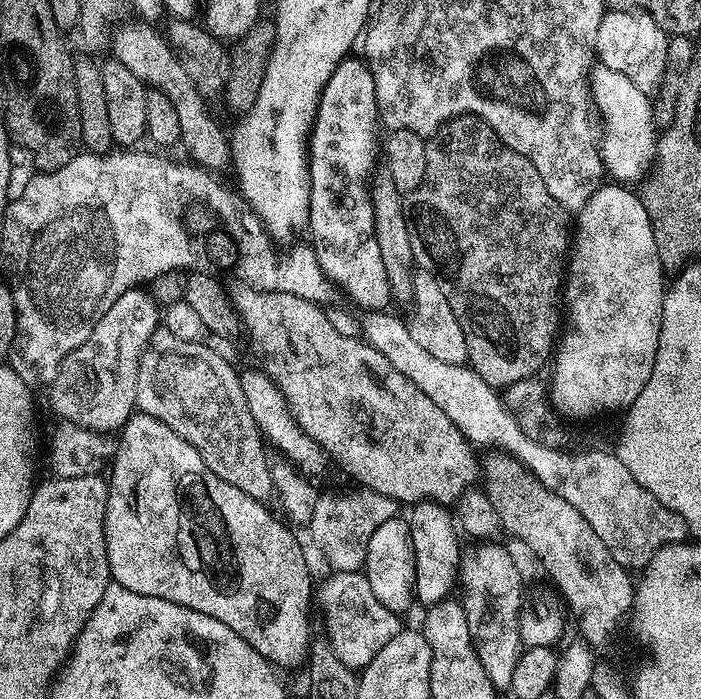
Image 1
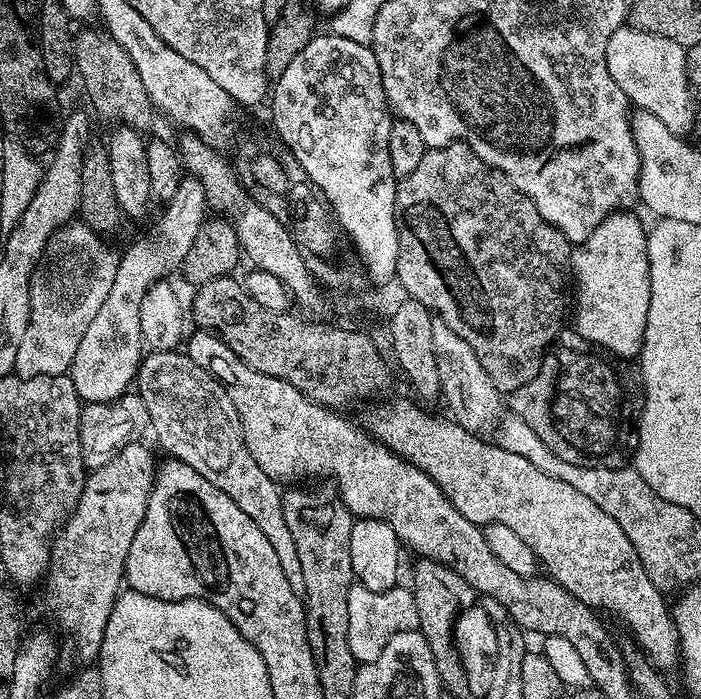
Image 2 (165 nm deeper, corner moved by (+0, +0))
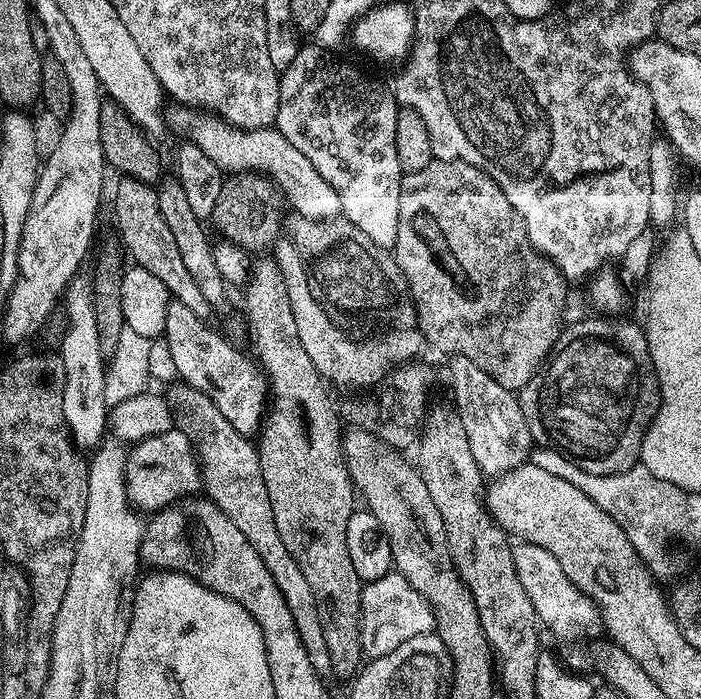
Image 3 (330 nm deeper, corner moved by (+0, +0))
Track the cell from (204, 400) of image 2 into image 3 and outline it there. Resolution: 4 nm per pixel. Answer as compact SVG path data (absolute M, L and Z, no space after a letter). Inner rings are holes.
M183 382L177 383L177 385L177 388L166 392L166 399L172 405L174 418L180 431L192 439L201 460L202 480L206 488L209 488L207 495L213 504L217 504L226 513L230 522L234 522L234 526L238 526L238 530L242 530L242 534L246 534L246 542L250 542L250 546L254 546L254 550L258 550L258 558L262 558L262 562L266 562L266 570L270 570L270 578L274 578L278 590L282 590L282 598L286 598L286 606L290 606L290 615L294 618L298 638L302 638L302 646L306 646L306 655L310 658L314 670L318 670L320 676L331 677L334 669L330 649L326 646L326 633L322 631L322 618L318 618L318 606L314 602L313 592L310 591L310 582L306 582L306 577L303 576L298 562L294 562L290 550L286 550L286 542L282 542L282 534L278 534L278 526L274 522L274 510L270 506L270 494L266 494L266 482L262 478L262 466L257 445L249 437L238 434L238 430L234 430L234 426L230 426L230 422L226 422L226 418L222 418L222 410L218 410L218 406L214 406L214 402L210 402L210 398L206 394L202 394L196 388L188 387Z

